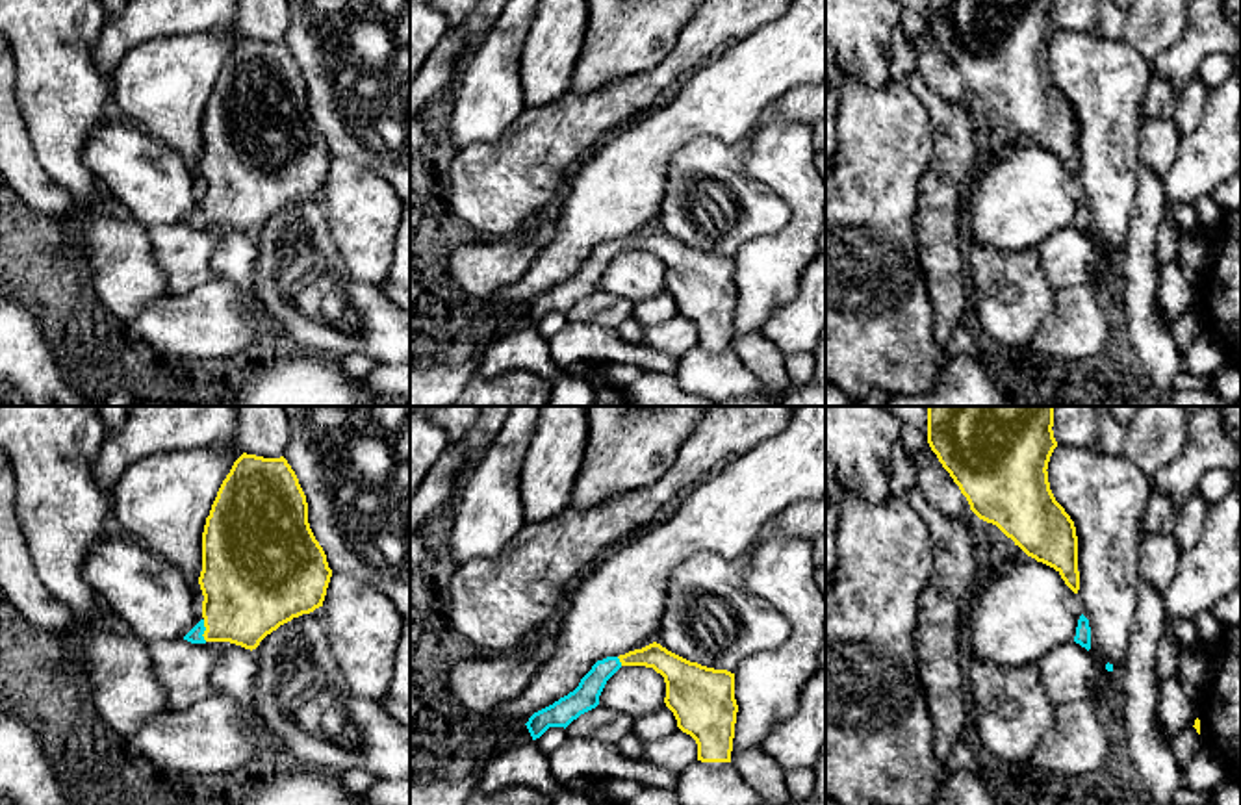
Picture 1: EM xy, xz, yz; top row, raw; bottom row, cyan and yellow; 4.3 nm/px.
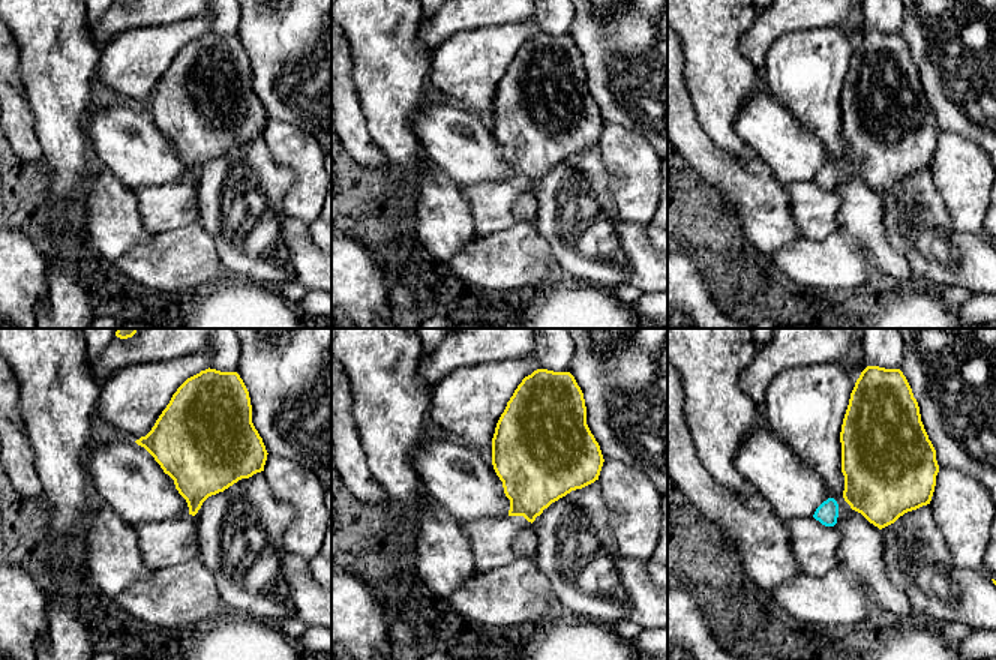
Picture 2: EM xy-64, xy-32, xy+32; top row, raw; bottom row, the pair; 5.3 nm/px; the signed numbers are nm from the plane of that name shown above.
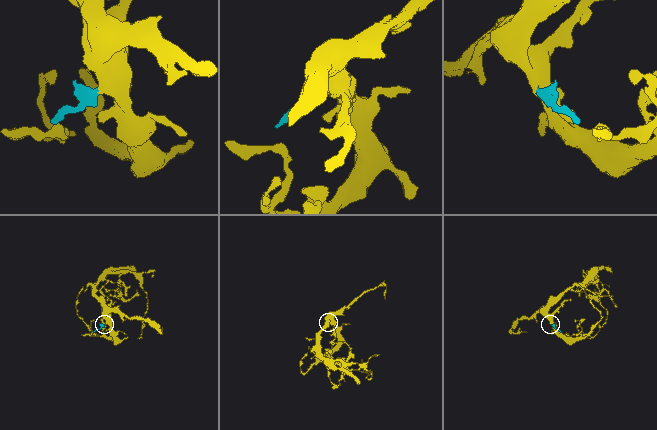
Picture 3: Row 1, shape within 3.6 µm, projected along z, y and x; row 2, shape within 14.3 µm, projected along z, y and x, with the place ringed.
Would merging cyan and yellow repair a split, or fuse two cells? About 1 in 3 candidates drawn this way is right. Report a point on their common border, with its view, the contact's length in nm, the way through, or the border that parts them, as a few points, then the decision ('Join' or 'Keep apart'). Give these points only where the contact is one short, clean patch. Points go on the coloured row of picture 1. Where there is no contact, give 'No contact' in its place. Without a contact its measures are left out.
Touches cyan at xy (204, 629). Shared border 100 nm. Path across: xy (195, 635), (204, 629), (249, 592). Join

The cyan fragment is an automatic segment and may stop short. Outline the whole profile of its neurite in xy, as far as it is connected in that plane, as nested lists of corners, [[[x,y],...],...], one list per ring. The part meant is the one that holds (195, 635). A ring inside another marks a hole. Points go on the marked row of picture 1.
[[[243,453],[223,480],[202,532],[202,620],[184,636],[191,644],[230,642],[256,649],[280,625],[323,607],[332,577],[326,555],[308,523],[308,503],[288,460]]]

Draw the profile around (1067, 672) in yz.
[[[1074,640],[1046,651],[1035,666],[1054,705],[1070,701],[1085,701],[1094,709],[1102,705],[1104,675],[1091,653]]]

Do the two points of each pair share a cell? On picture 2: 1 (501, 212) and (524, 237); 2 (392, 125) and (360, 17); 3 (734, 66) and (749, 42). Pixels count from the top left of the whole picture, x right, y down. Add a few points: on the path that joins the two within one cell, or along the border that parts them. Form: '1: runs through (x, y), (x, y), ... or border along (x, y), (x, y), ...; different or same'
1: border along (519, 221), (482, 237); different
2: runs through (390, 98), (390, 65), (384, 44); same
3: border along (753, 20), (741, 39), (741, 53), (761, 80); different

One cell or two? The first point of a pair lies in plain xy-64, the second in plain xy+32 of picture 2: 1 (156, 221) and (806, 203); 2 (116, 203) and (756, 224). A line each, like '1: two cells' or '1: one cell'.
1: one cell
2: one cell

